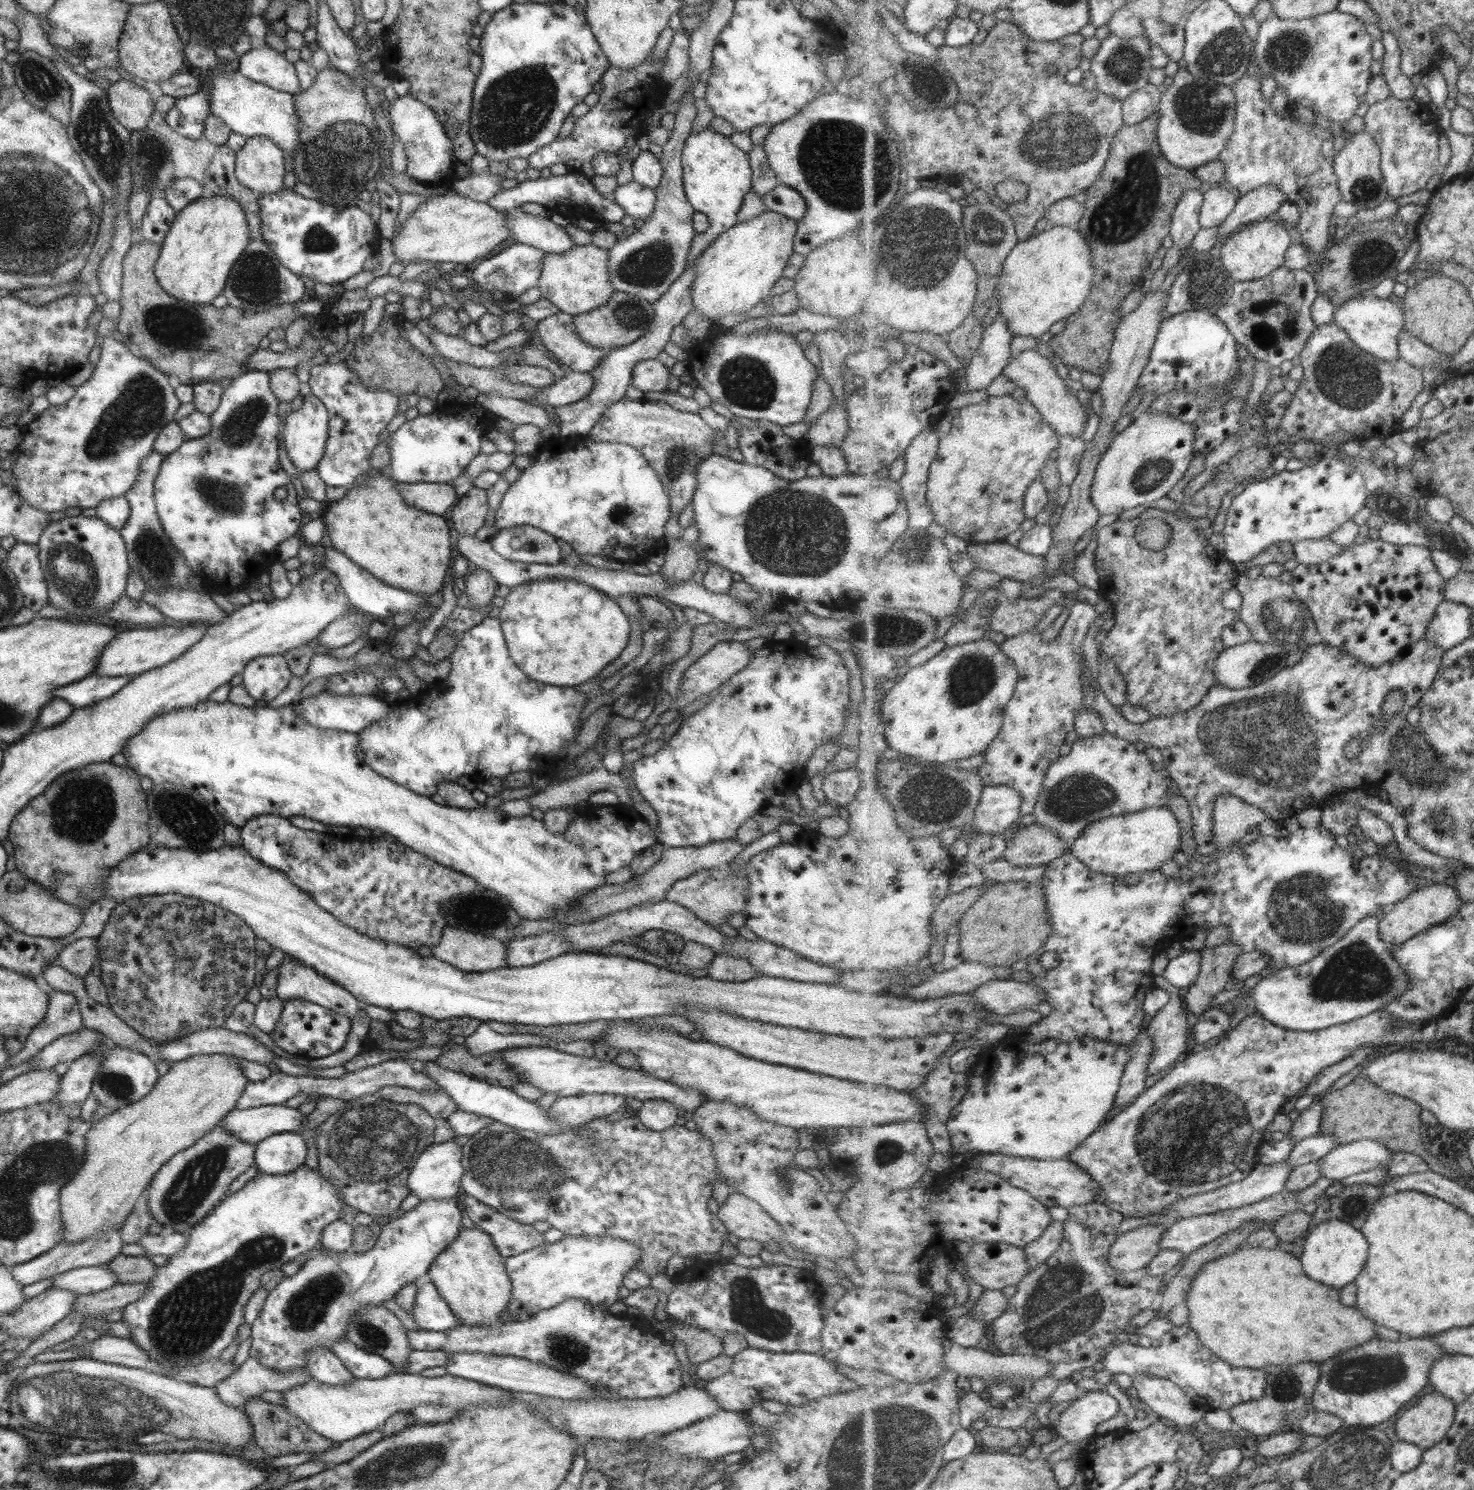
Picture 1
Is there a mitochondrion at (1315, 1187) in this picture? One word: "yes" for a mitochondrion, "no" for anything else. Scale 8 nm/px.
no

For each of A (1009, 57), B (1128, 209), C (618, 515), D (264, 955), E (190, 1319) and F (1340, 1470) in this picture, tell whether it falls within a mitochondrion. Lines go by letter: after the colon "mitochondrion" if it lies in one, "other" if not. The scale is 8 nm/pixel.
A: other
B: mitochondrion
C: other
D: other
E: mitochondrion
F: mitochondrion

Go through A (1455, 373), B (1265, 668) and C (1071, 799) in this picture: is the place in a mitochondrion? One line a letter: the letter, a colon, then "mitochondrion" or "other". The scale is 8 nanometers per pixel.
A: other
B: mitochondrion
C: mitochondrion

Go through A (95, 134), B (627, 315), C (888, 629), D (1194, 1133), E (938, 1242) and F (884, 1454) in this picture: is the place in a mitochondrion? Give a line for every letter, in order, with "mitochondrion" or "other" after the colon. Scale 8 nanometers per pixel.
A: mitochondrion
B: mitochondrion
C: mitochondrion
D: mitochondrion
E: other
F: mitochondrion

